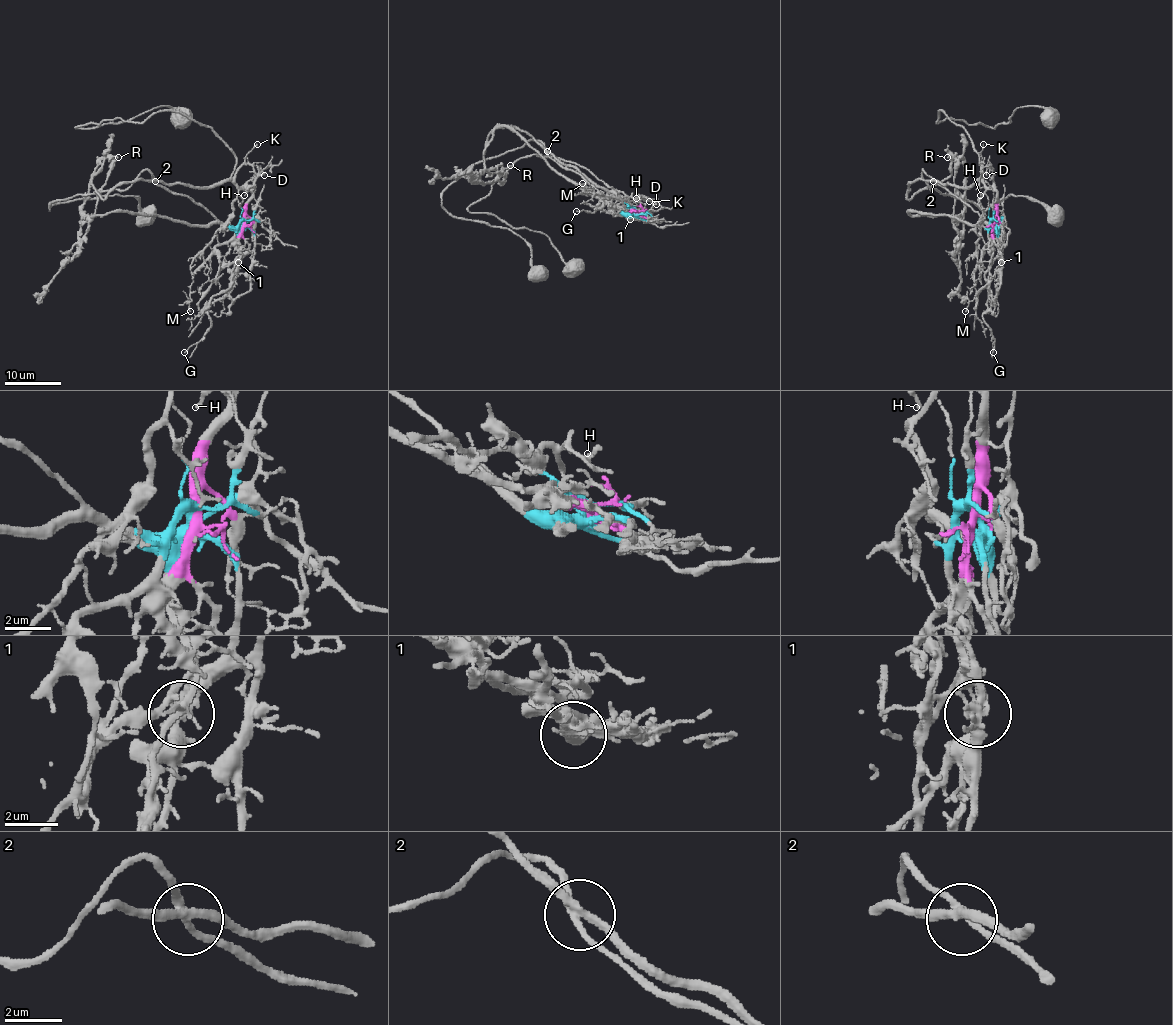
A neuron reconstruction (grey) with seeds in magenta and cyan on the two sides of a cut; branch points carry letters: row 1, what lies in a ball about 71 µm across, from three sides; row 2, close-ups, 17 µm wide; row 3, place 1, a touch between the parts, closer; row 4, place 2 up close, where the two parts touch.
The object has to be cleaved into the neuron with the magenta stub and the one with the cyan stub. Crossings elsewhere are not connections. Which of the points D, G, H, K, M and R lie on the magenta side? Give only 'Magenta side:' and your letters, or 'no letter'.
Magenta side: D, H, K, R

